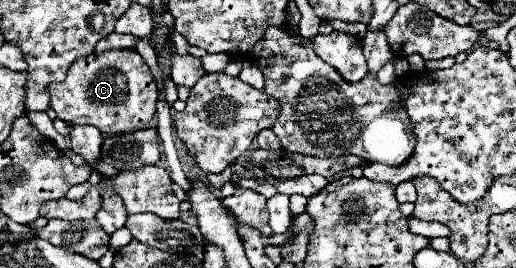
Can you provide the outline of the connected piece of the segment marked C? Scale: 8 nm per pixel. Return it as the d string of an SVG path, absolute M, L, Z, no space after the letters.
M110 49L104 53L92 53L88 57L80 57L74 61L66 73L66 79L58 85L48 85L50 93L50 107L56 111L58 119L66 123L80 123L80 125L94 125L102 133L130 133L134 129L146 127L156 115L156 101L158 101L158 87L150 81L150 69L144 63L142 55L134 49Z

